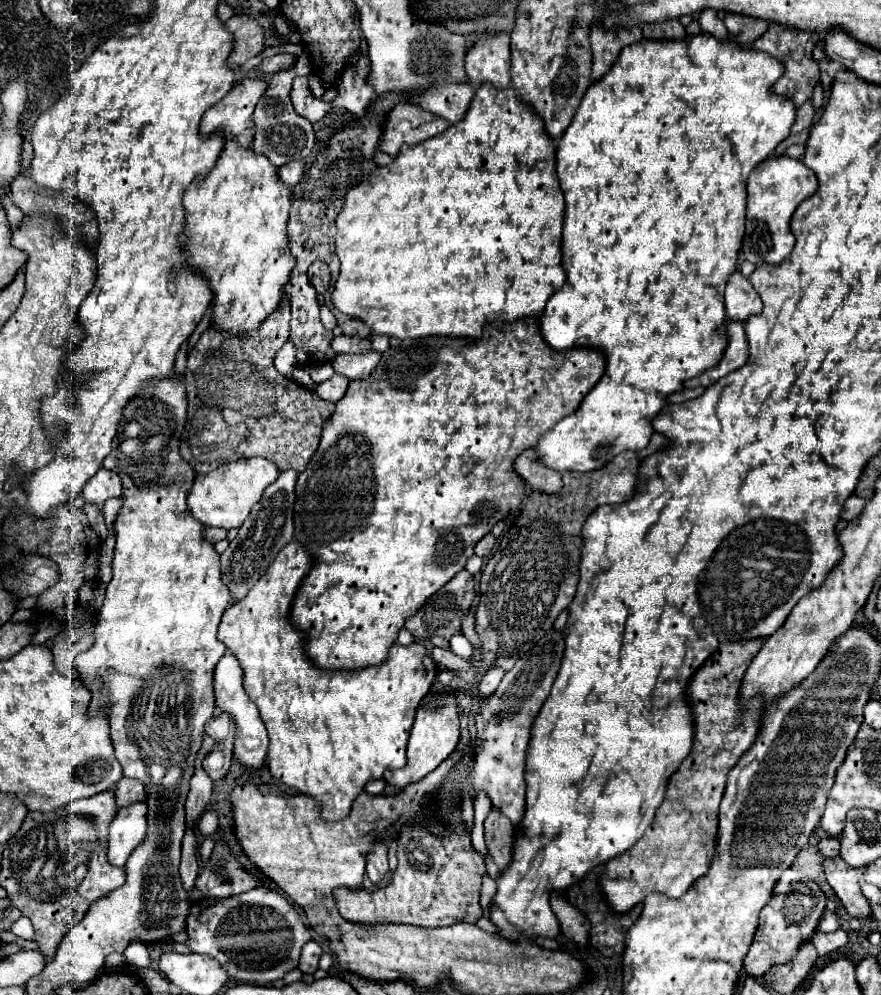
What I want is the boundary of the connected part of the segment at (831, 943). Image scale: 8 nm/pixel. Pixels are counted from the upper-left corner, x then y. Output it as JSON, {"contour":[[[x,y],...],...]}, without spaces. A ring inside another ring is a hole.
{"contour":[[[842,927],[838,931],[834,931],[834,933],[822,933],[822,931],[818,931],[816,937],[812,939],[812,943],[818,949],[818,955],[826,955],[830,951],[836,951],[836,949],[844,947],[848,943],[848,933]]]}

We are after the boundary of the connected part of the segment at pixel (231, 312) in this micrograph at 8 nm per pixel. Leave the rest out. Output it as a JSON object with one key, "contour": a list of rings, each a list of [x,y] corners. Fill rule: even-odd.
{"contour":[[[236,139],[224,143],[224,149],[208,175],[198,177],[184,193],[186,207],[186,251],[188,263],[200,269],[214,293],[212,325],[230,329],[234,333],[246,333],[258,329],[260,323],[278,307],[282,299],[284,283],[288,283],[296,259],[288,251],[288,211],[292,205],[294,187],[280,181],[278,167],[270,163],[266,155],[240,147]]]}

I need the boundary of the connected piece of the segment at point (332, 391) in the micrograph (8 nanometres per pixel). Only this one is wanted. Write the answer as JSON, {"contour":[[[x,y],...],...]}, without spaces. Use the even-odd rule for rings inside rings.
{"contour":[[[336,373],[336,375],[332,375],[328,381],[320,383],[320,385],[316,387],[316,393],[318,393],[324,401],[336,403],[336,401],[340,401],[340,399],[344,397],[348,383],[350,383],[350,379],[344,379],[344,375],[338,375],[338,373]]]}

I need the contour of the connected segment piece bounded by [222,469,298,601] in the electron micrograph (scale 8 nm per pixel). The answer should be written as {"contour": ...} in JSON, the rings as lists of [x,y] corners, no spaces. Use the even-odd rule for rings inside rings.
{"contour":[[[288,469],[282,471],[280,477],[266,487],[260,503],[252,507],[248,519],[240,525],[238,535],[232,539],[230,547],[222,553],[222,581],[230,589],[232,597],[240,601],[246,597],[250,587],[264,575],[268,565],[274,561],[278,551],[292,539],[294,523],[292,523],[292,509],[294,509],[294,485],[298,473]]]}

